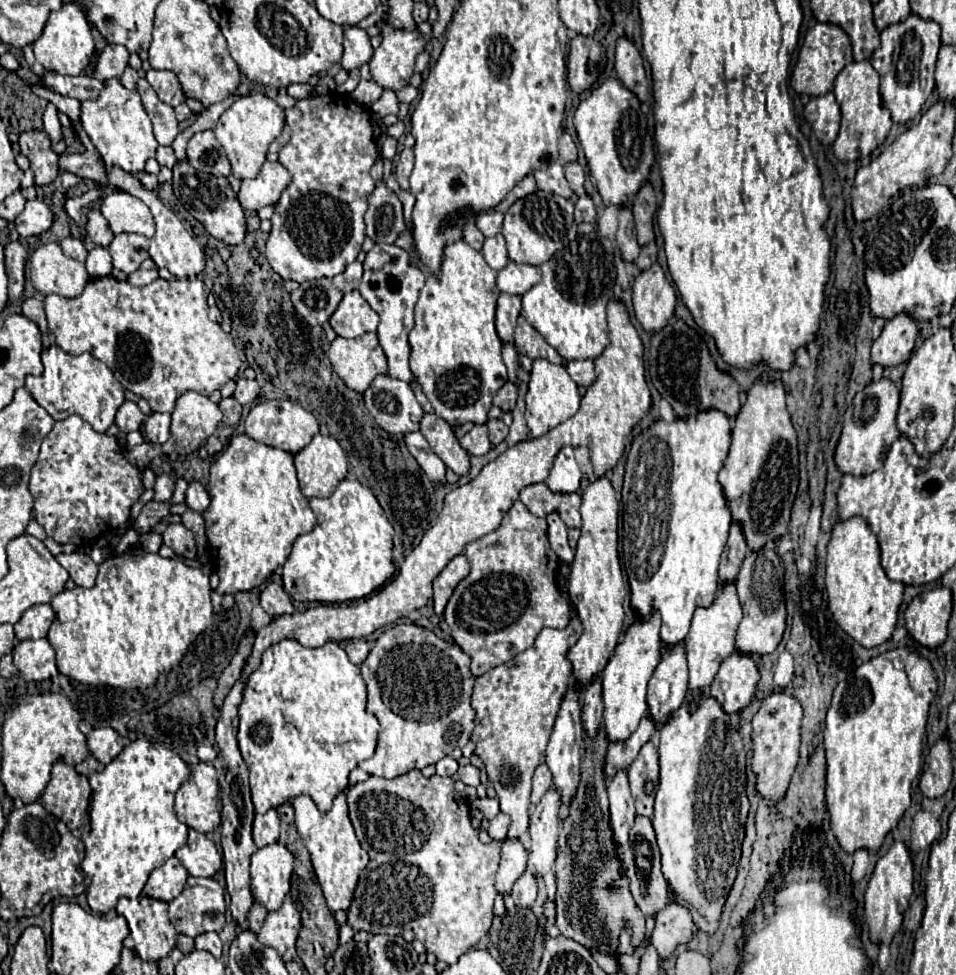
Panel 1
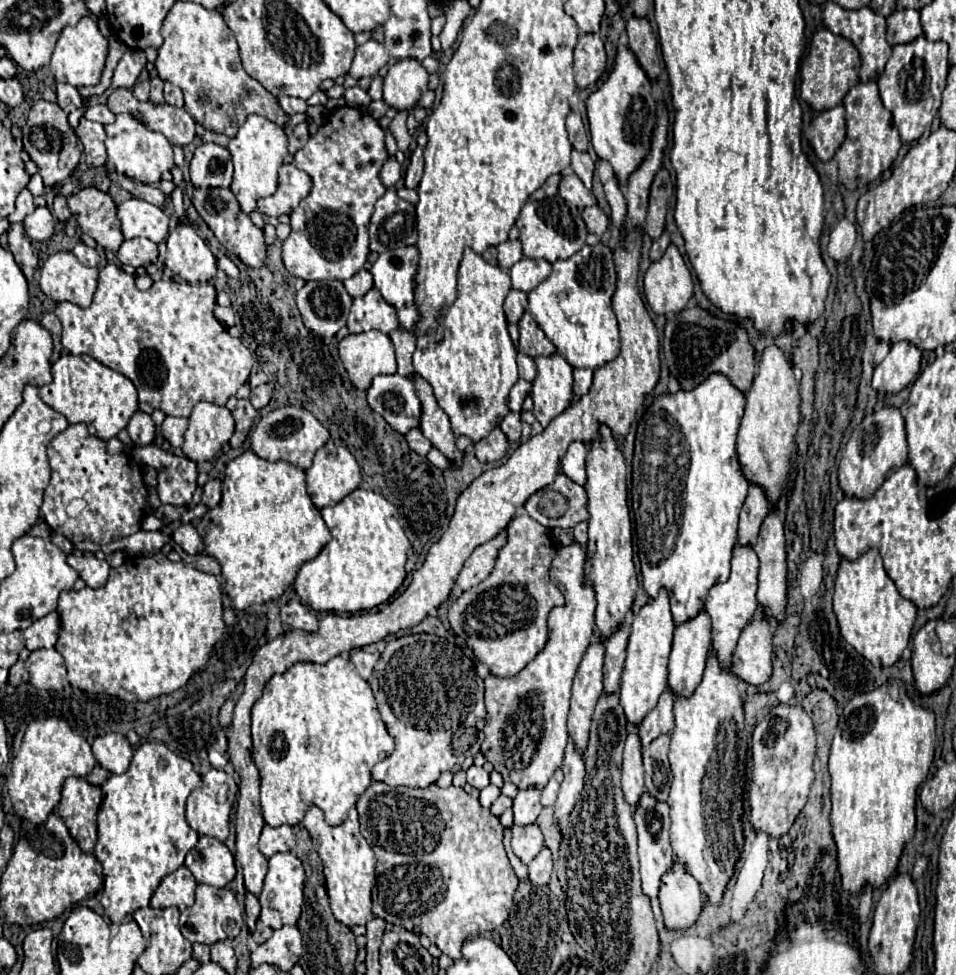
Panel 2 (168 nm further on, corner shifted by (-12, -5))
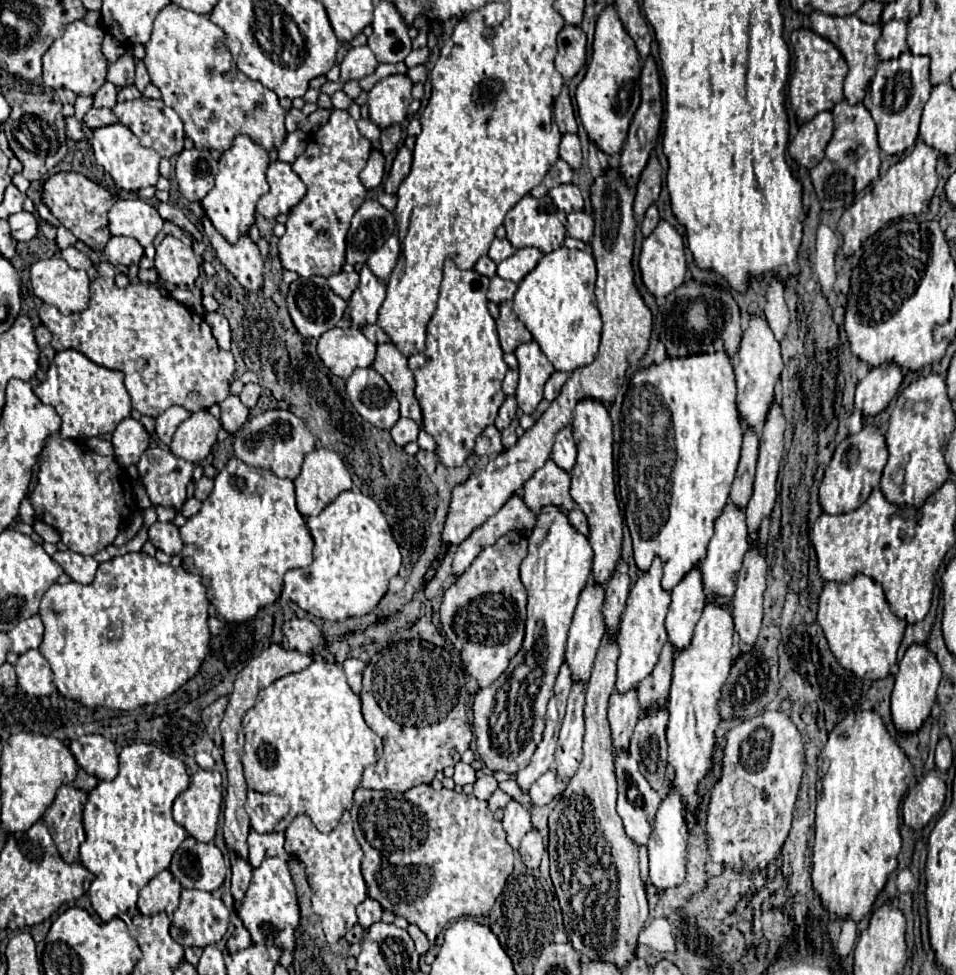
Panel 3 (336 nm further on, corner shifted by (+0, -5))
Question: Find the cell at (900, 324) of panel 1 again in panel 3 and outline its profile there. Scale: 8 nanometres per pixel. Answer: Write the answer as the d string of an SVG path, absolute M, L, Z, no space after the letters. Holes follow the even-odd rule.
M896 362L874 366L856 386L856 410L864 416L876 416L898 394L904 372Z

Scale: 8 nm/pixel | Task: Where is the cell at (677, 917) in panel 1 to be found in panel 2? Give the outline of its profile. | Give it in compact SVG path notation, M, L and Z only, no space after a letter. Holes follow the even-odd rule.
M674 860L670 870L662 876L658 898L666 928L692 926L704 904L700 884L690 872L686 872L686 866L678 860Z

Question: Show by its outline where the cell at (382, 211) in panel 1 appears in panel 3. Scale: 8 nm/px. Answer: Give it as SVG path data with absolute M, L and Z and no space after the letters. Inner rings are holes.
M366 200L354 214L346 240L346 262L364 264L392 234L398 234L396 214L380 206L378 200Z

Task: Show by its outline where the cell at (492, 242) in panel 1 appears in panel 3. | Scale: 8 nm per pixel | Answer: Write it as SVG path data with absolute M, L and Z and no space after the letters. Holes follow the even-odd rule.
M496 238L496 240L492 242L492 246L490 246L488 256L490 256L496 264L500 264L502 260L510 258L514 252L516 252L516 250L512 248L512 244L510 244L506 238L504 238L504 240L498 240L498 238Z

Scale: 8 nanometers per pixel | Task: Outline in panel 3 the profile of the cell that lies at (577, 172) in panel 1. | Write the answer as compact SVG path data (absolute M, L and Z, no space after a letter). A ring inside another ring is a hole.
M564 134L560 142L560 158L572 166L572 170L580 170L582 164L582 150L576 134Z

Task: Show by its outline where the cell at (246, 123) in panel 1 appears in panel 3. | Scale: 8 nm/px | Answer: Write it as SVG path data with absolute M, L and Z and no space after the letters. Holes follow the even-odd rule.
M236 134L232 146L222 152L220 156L220 170L216 174L216 186L204 196L200 202L206 216L214 224L214 228L230 242L234 244L242 234L248 232L250 224L254 224L254 210L256 202L262 194L268 192L266 182L266 170L270 164L270 154L264 150L264 146L252 142L248 134Z

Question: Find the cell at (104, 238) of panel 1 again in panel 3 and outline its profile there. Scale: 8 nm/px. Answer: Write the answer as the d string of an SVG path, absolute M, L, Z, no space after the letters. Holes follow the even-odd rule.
M58 172L46 180L42 200L50 208L52 216L56 216L60 224L66 226L78 240L82 240L86 246L90 246L96 252L104 250L106 242L112 238L108 230L108 210L114 204L114 198L106 188L88 180L82 174Z

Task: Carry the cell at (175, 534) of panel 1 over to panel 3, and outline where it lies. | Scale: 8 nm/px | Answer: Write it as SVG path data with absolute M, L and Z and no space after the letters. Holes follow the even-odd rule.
M154 522L150 528L148 528L148 540L162 552L174 556L182 550L182 538L180 538L180 532L178 528L168 522L168 524L162 524L162 522Z

